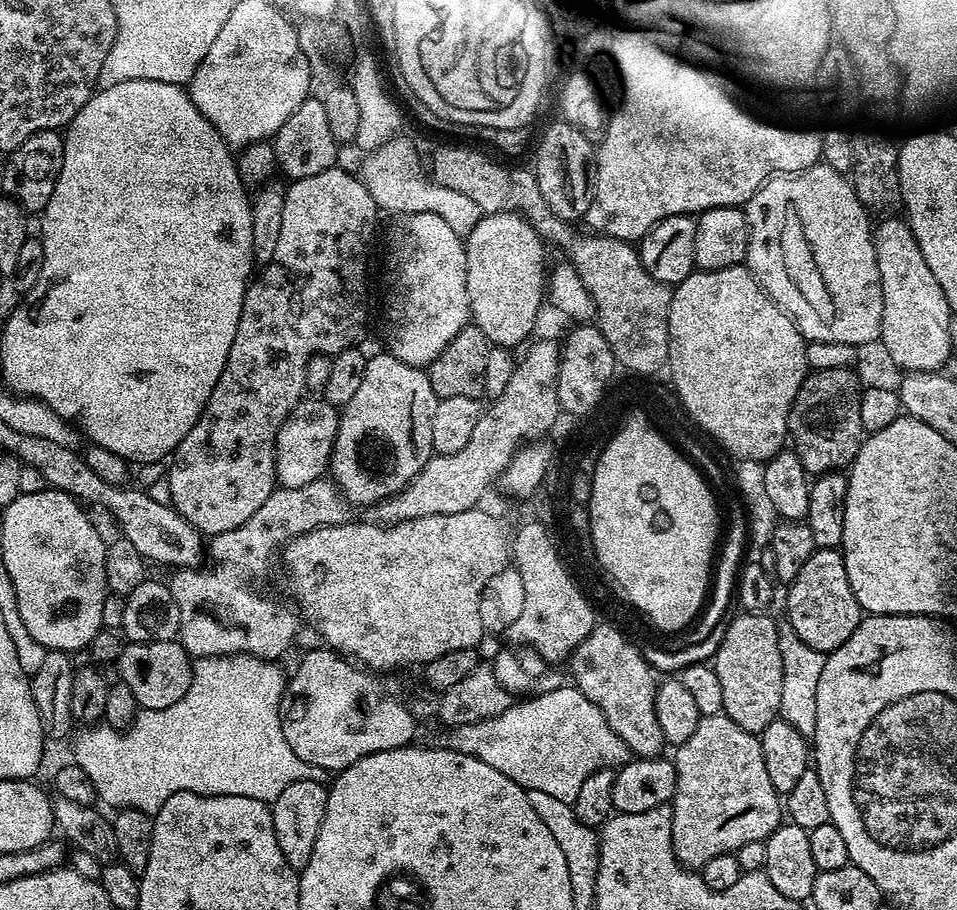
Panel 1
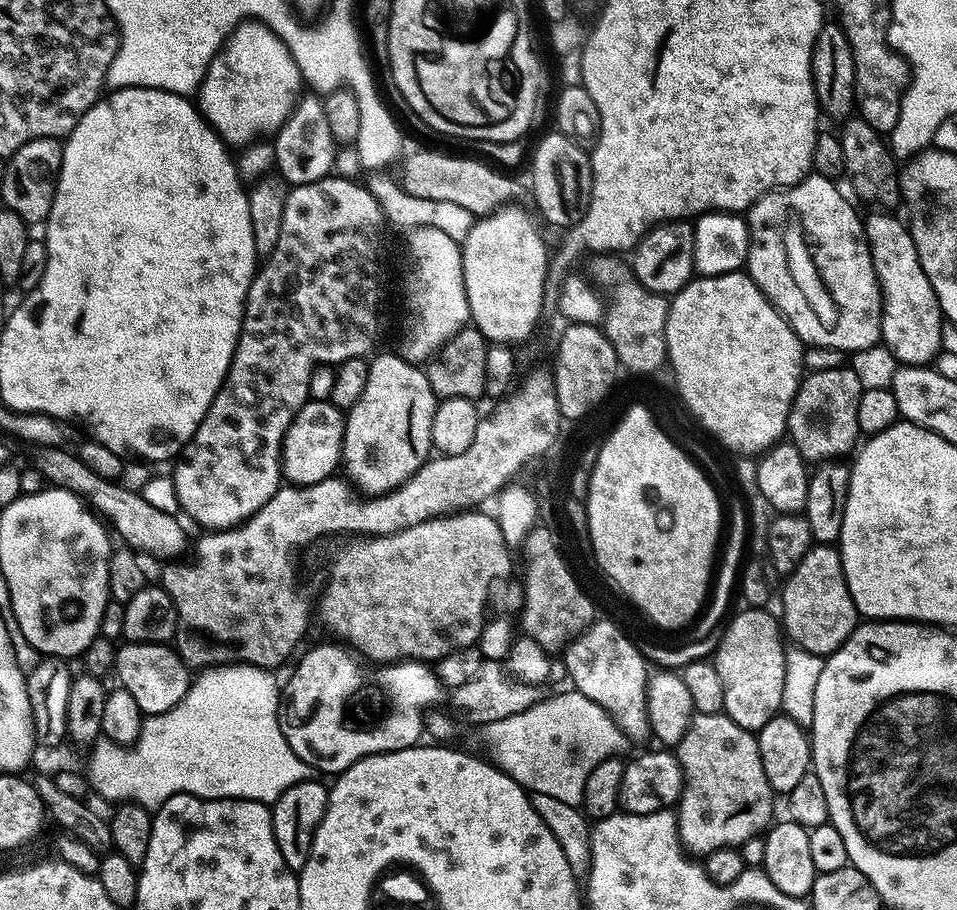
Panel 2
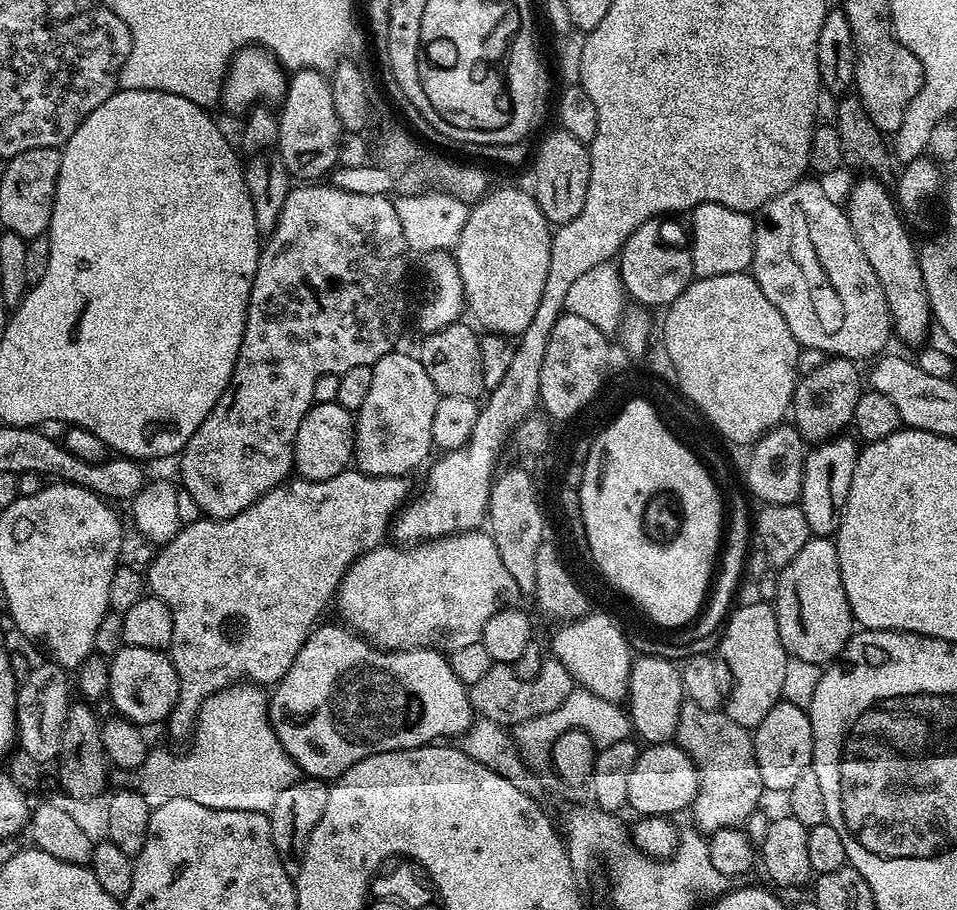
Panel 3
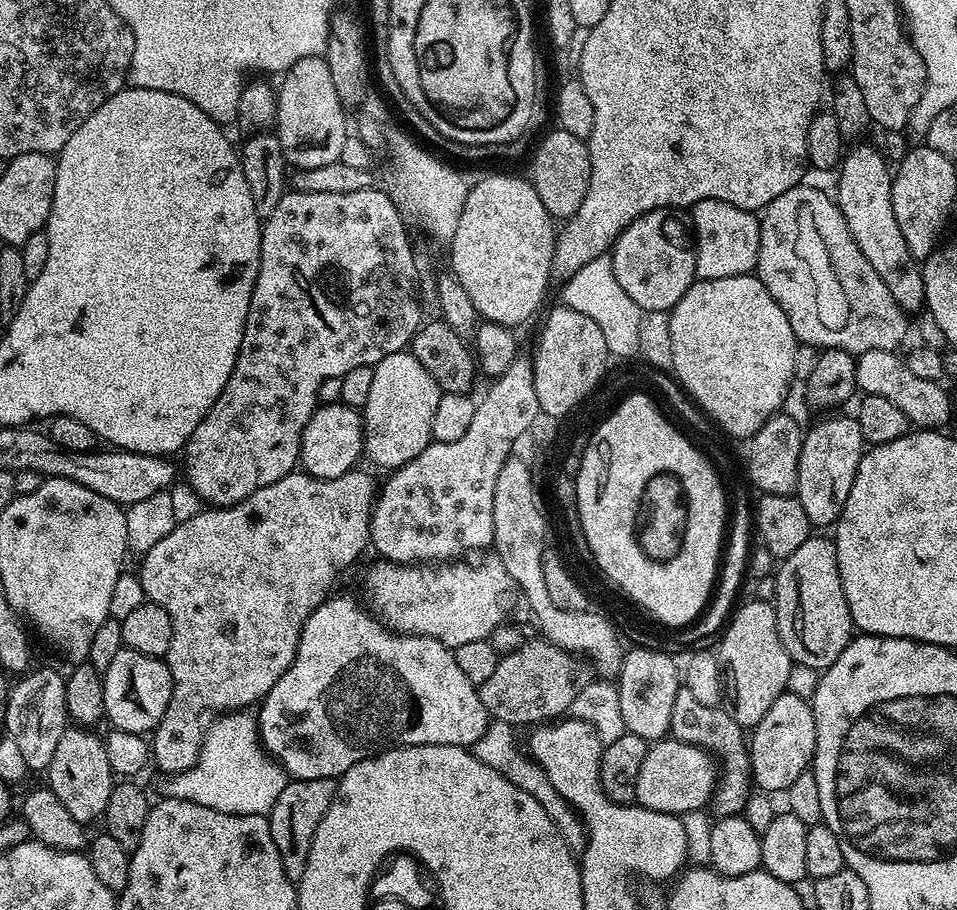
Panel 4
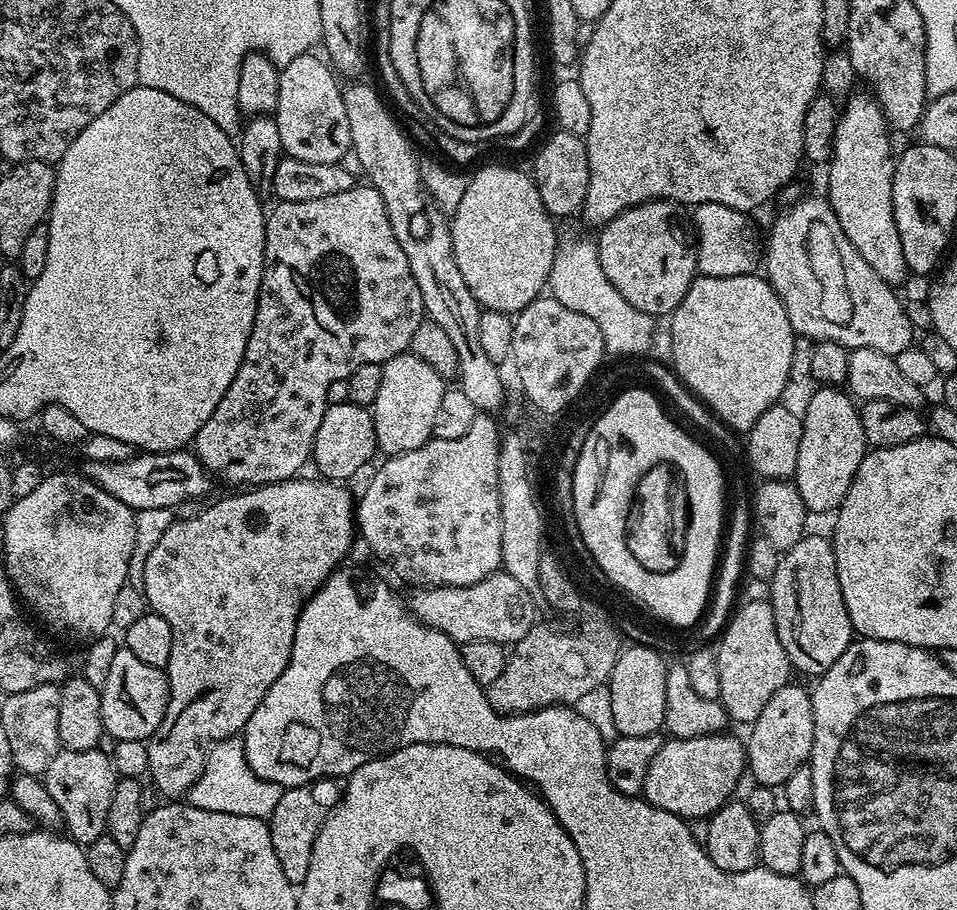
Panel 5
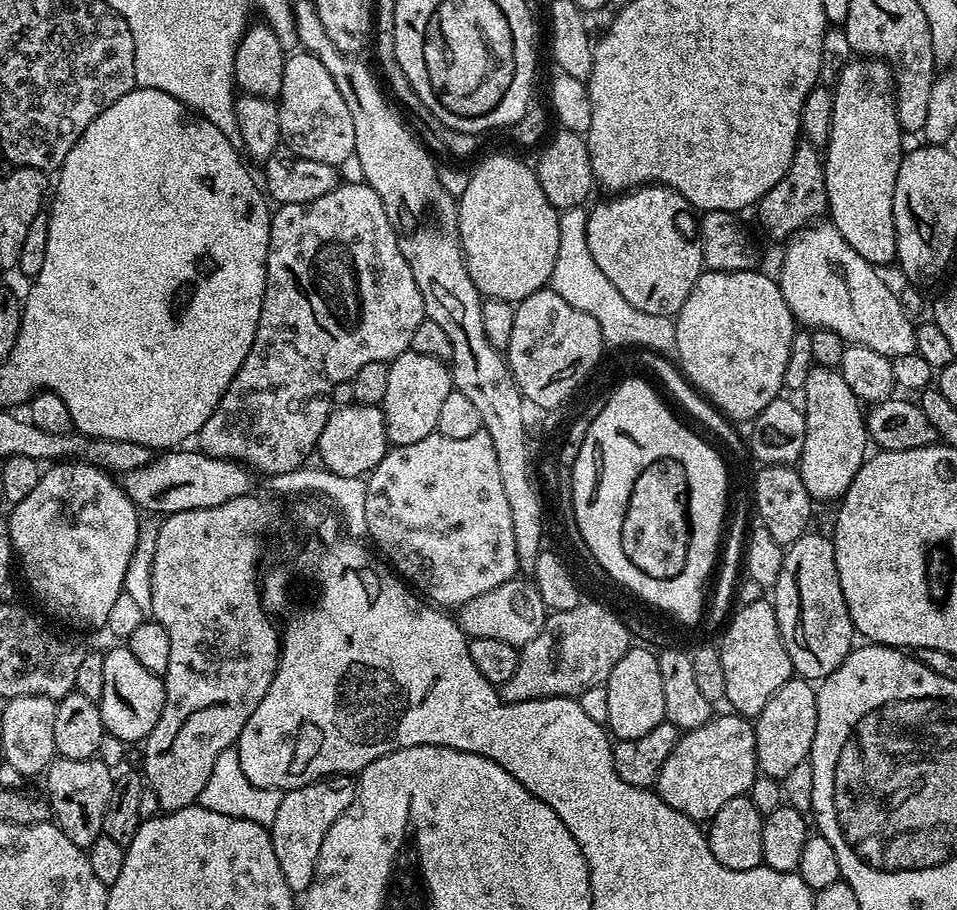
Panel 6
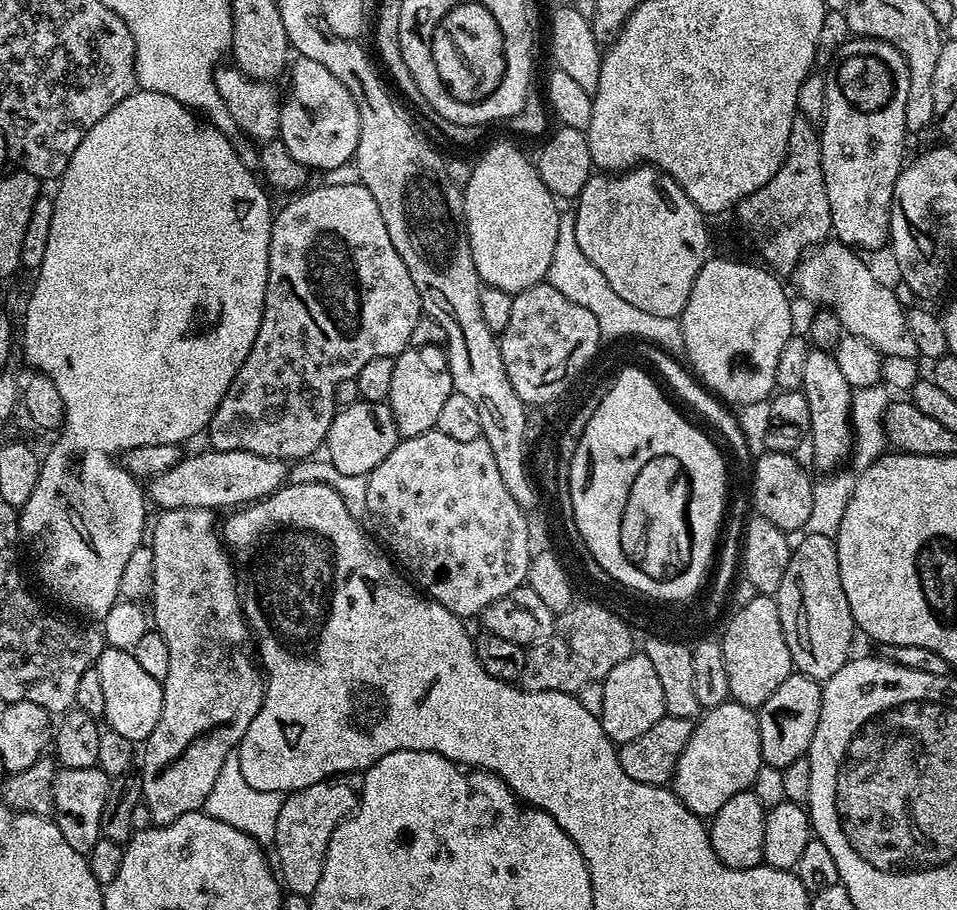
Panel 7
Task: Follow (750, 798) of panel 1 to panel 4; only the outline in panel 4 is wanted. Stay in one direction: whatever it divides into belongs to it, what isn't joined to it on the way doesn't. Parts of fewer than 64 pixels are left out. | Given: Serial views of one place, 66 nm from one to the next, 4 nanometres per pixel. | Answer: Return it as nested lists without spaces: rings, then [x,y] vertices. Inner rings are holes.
[[[681,686],[674,698],[674,710],[670,713],[668,731],[671,739],[704,748],[718,761],[718,783],[716,791],[712,793],[711,811],[717,817],[743,813],[744,804],[754,784],[752,767],[748,761],[748,740],[745,729],[740,728],[738,722],[734,722],[727,707],[706,706],[703,702],[698,702],[698,698],[690,694],[690,690]]]

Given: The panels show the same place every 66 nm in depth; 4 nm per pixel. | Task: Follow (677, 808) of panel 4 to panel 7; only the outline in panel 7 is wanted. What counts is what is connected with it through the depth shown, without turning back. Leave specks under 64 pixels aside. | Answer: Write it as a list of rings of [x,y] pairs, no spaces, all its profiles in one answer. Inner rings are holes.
[[[731,698],[725,704],[707,709],[699,717],[698,723],[690,734],[690,742],[686,742],[686,750],[682,750],[678,758],[670,781],[673,794],[682,802],[682,806],[686,806],[686,810],[690,810],[695,816],[701,818],[711,818],[718,810],[722,810],[722,806],[726,806],[726,802],[730,802],[730,798],[734,798],[734,794],[751,789],[755,782],[755,774],[762,765],[759,721],[760,717],[753,709],[737,704]]]

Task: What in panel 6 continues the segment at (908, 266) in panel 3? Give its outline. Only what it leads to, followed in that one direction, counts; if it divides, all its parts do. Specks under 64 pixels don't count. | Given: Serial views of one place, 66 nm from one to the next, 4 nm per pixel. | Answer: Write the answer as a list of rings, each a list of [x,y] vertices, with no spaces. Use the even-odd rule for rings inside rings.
[[[853,58],[845,64],[832,92],[833,122],[823,153],[830,223],[877,266],[896,259],[896,227],[892,199],[900,169],[902,129],[896,113],[896,81],[892,69],[875,58]]]

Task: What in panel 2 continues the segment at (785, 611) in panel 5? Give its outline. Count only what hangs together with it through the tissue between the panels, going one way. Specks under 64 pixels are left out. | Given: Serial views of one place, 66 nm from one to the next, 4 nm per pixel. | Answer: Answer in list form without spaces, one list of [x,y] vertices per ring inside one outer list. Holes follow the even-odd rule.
[[[816,544],[811,548],[806,558],[802,558],[802,562],[798,562],[798,566],[794,566],[794,570],[783,581],[779,596],[780,604],[784,607],[782,628],[787,639],[789,641],[792,639],[791,643],[795,647],[808,650],[810,654],[818,654],[825,658],[831,656],[833,652],[841,648],[846,638],[850,638],[850,634],[858,626],[858,613],[854,606],[854,598],[850,598],[850,590],[846,586],[842,558],[839,551],[831,544]]]

